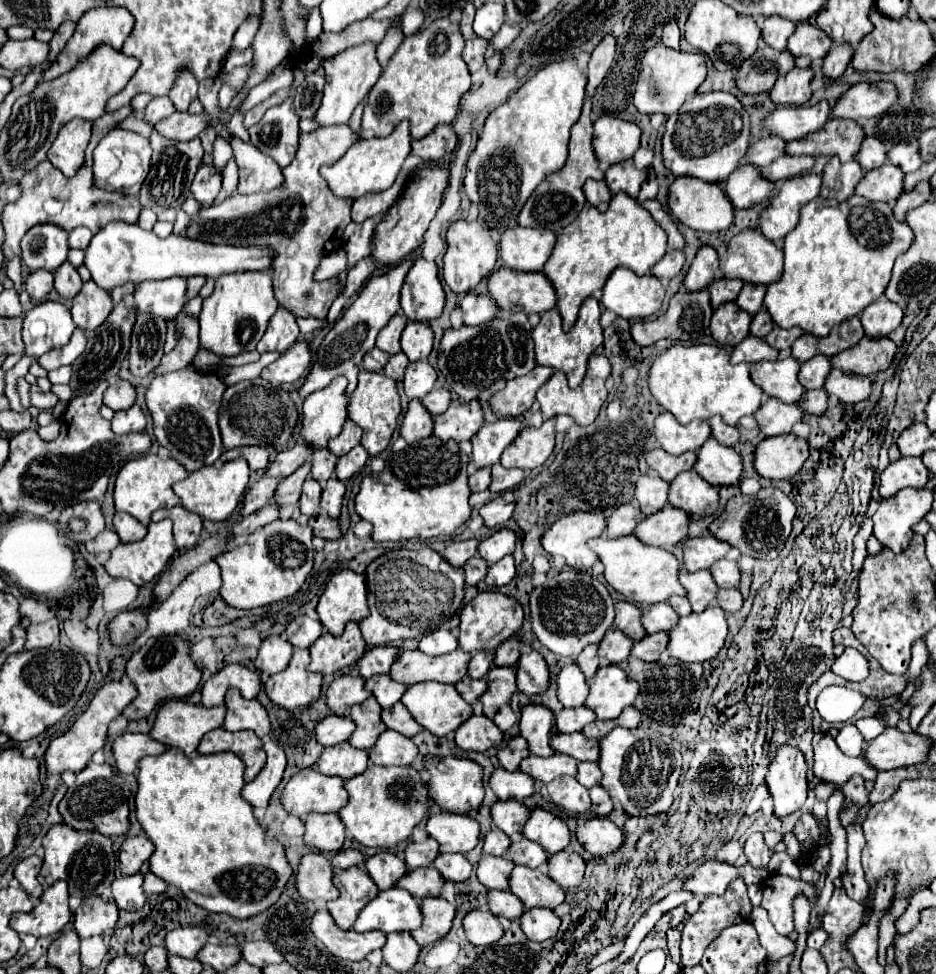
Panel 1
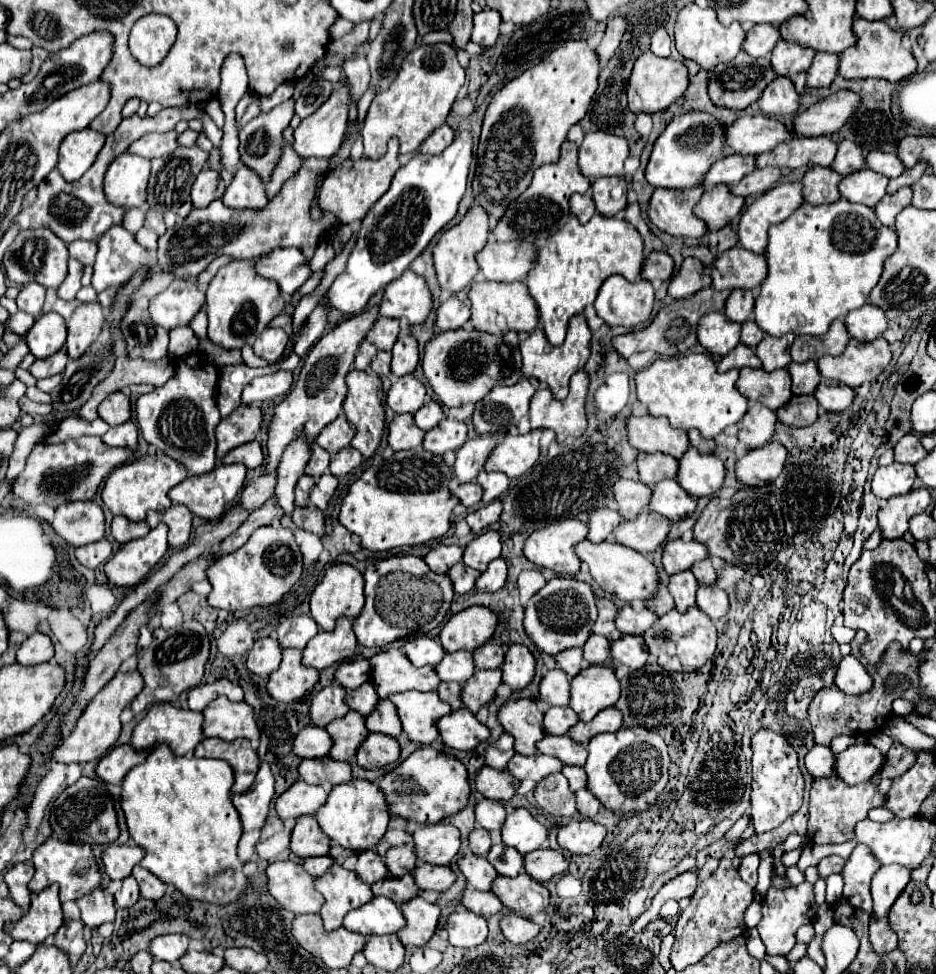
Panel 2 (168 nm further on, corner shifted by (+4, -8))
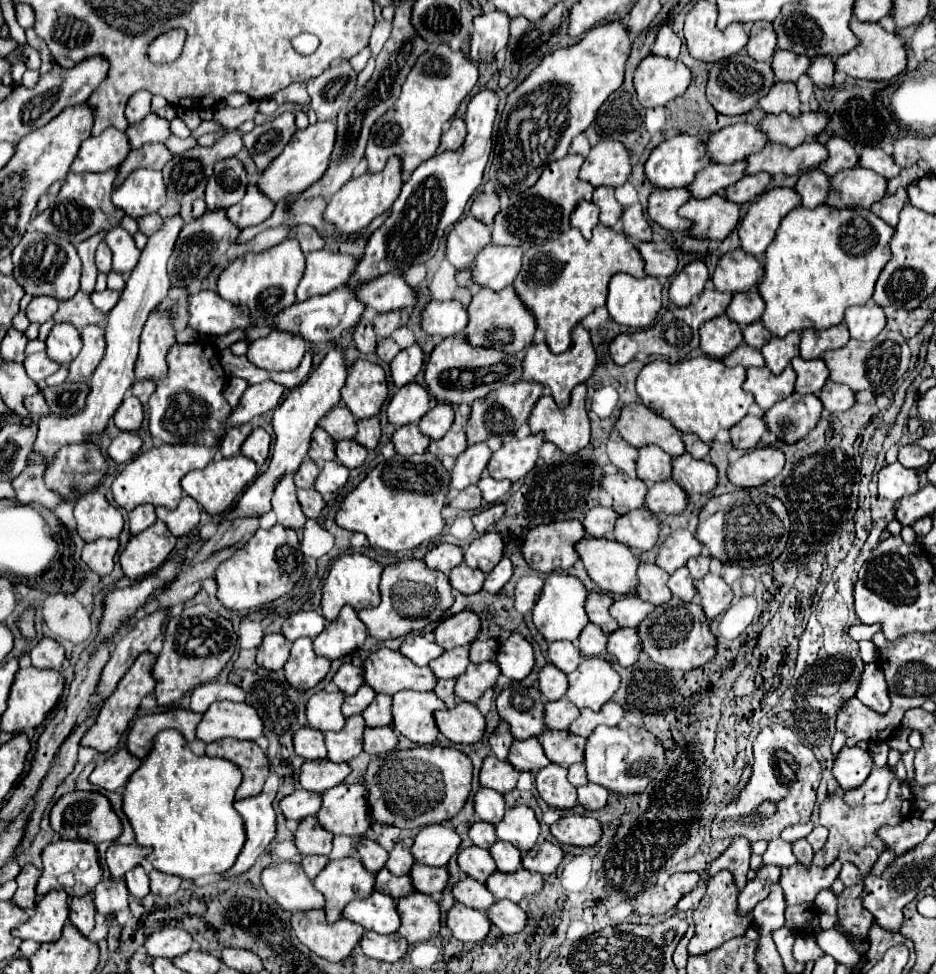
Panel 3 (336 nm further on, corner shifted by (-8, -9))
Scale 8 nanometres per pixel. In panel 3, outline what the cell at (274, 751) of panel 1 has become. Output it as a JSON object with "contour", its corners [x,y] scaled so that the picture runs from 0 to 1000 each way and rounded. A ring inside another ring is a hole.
{"contour":[[[293,812],[278,814],[265,820],[256,820],[250,824],[250,831],[261,841],[261,853],[263,853],[263,866],[248,888],[237,900],[256,898],[263,896],[276,882],[276,878],[288,868],[288,863],[295,857],[295,835],[291,831]]]}

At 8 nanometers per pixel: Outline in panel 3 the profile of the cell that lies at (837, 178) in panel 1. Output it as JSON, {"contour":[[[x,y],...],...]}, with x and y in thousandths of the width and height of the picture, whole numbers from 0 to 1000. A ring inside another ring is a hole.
{"contour":[[[868,174],[859,180],[855,180],[848,194],[855,198],[857,210],[865,213],[865,215],[878,210],[885,200],[885,186],[887,186],[887,182],[880,180],[876,174]]]}

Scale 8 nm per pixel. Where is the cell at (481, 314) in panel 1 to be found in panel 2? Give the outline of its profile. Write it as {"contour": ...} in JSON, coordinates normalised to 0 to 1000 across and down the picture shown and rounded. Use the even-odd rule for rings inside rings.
{"contour":[[[481,304],[476,310],[470,312],[466,320],[466,333],[470,339],[487,339],[500,333],[500,314],[491,310],[487,304]]]}

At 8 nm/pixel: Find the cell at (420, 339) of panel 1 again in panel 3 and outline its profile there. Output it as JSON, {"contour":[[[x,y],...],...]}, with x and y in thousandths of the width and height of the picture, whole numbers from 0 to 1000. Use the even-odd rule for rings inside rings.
{"contour":[[[440,354],[429,358],[417,373],[417,385],[423,397],[429,397],[438,391],[442,391],[442,387],[447,385],[447,381],[451,379],[453,373],[453,362],[449,358],[449,354]]]}

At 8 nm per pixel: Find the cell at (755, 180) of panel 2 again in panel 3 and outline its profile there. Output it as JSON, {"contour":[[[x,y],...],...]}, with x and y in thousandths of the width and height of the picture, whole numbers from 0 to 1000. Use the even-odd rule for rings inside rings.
{"contour":[[[821,178],[797,180],[791,186],[786,186],[786,190],[780,190],[778,194],[774,194],[774,202],[784,208],[799,208],[799,206],[806,206],[810,200],[814,200],[821,188],[823,188]]]}

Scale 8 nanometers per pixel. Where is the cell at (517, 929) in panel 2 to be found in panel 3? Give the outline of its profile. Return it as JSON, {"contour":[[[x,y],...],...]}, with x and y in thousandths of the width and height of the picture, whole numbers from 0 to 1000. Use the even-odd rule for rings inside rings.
{"contour":[[[532,923],[526,933],[519,933],[519,937],[524,948],[528,948],[541,960],[549,960],[562,950],[562,937],[543,923]]]}

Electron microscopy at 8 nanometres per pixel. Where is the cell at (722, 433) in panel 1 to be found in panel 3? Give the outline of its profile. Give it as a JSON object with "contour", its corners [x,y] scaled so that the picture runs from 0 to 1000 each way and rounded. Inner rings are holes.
{"contour":[[[729,445],[729,453],[731,453],[733,463],[744,471],[752,471],[756,467],[756,463],[759,463],[759,457],[748,453],[748,449],[744,449],[741,445]]]}

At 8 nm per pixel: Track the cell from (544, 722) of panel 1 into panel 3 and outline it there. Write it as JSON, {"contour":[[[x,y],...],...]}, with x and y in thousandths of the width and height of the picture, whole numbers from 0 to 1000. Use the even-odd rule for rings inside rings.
{"contour":[[[543,703],[530,716],[530,730],[545,744],[549,759],[575,757],[581,751],[581,722],[571,705]]]}

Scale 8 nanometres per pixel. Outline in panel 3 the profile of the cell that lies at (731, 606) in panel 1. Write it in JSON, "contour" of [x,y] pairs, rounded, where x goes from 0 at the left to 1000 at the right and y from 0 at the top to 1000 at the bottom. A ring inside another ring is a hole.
{"contour":[[[756,588],[748,597],[744,597],[744,607],[748,611],[748,621],[756,636],[763,636],[765,631],[774,629],[780,623],[784,611],[776,597],[763,588]]]}

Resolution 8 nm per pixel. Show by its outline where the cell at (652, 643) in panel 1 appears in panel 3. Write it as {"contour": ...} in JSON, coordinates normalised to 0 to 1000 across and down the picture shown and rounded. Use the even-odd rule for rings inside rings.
{"contour":[[[658,646],[650,652],[647,668],[660,677],[665,685],[675,685],[684,672],[684,654],[679,646]]]}

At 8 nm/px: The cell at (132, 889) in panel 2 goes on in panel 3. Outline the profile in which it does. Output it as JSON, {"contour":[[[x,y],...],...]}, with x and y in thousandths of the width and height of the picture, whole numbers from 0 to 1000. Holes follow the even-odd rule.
{"contour":[[[147,888],[147,892],[141,892],[132,898],[135,902],[135,909],[137,909],[137,915],[143,919],[143,921],[154,921],[160,917],[158,913],[158,898],[154,894],[152,888]]]}

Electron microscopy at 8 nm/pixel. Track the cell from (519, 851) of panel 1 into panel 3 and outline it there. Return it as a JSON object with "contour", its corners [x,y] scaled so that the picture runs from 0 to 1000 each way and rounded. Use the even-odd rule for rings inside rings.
{"contour":[[[530,863],[530,868],[524,870],[524,878],[532,894],[538,894],[538,896],[549,896],[558,888],[558,876],[551,870],[543,868],[541,863]]]}

